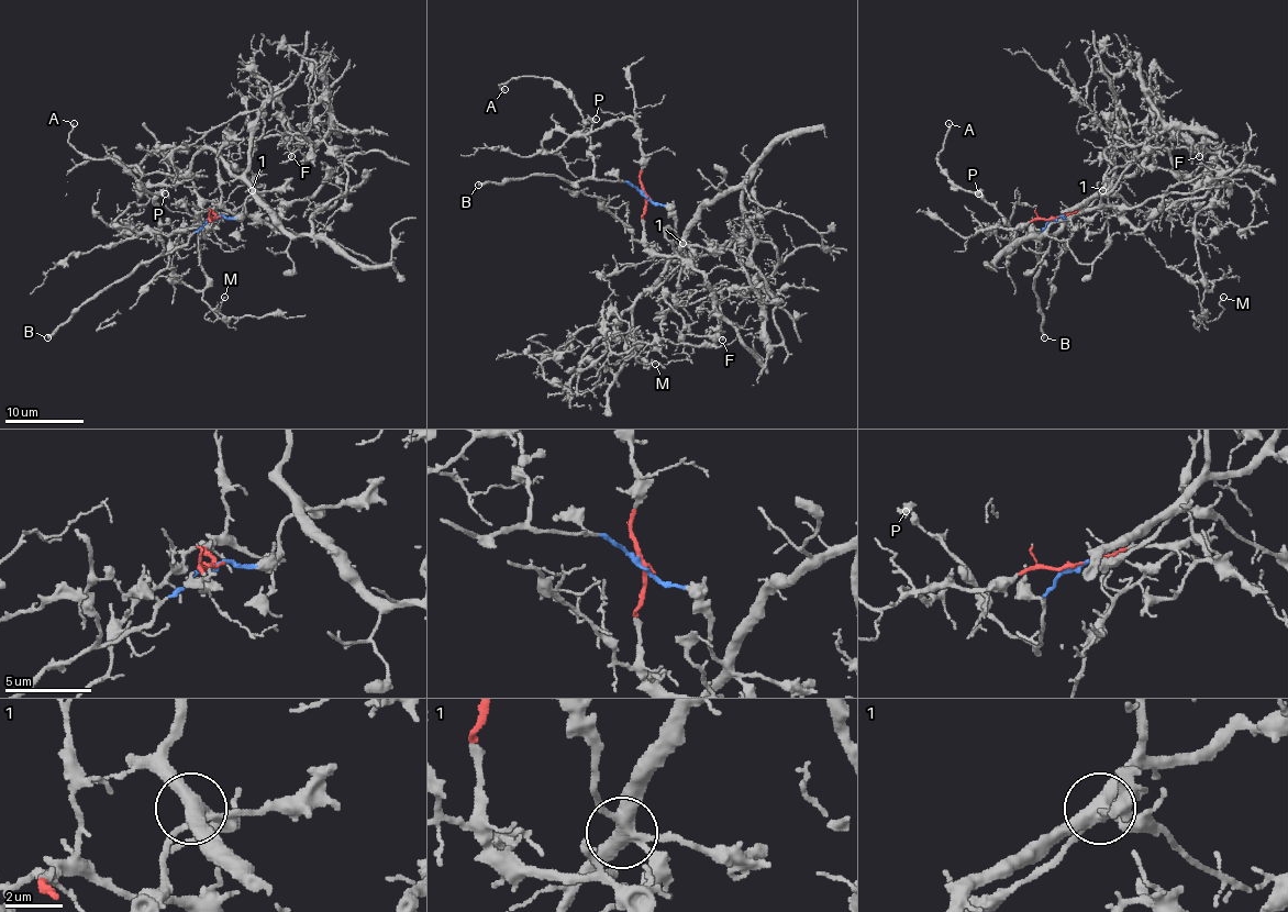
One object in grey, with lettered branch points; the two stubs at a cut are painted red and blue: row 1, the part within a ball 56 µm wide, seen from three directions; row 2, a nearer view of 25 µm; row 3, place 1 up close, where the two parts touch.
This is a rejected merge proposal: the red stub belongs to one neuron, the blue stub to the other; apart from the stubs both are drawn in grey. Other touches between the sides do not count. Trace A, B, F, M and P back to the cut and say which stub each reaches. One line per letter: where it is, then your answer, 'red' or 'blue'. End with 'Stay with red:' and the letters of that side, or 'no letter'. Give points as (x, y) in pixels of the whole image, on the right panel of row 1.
A: (948, 123) | blue
B: (1044, 337) | blue
F: (1199, 156) | red
M: (1223, 297) | red
P: (978, 193) | blue
Stay with red: F, M

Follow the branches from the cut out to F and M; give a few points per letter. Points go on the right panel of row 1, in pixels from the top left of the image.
F: (1054, 218), (1111, 208), (1141, 228), (1201, 198), (1223, 176), (1131, 208), (1101, 202), (1162, 125), (1199, 156)
M: (1054, 218), (1141, 228), (1223, 176), (1047, 228), (1141, 168), (1218, 182), (1196, 215), (1209, 322), (1223, 297)

